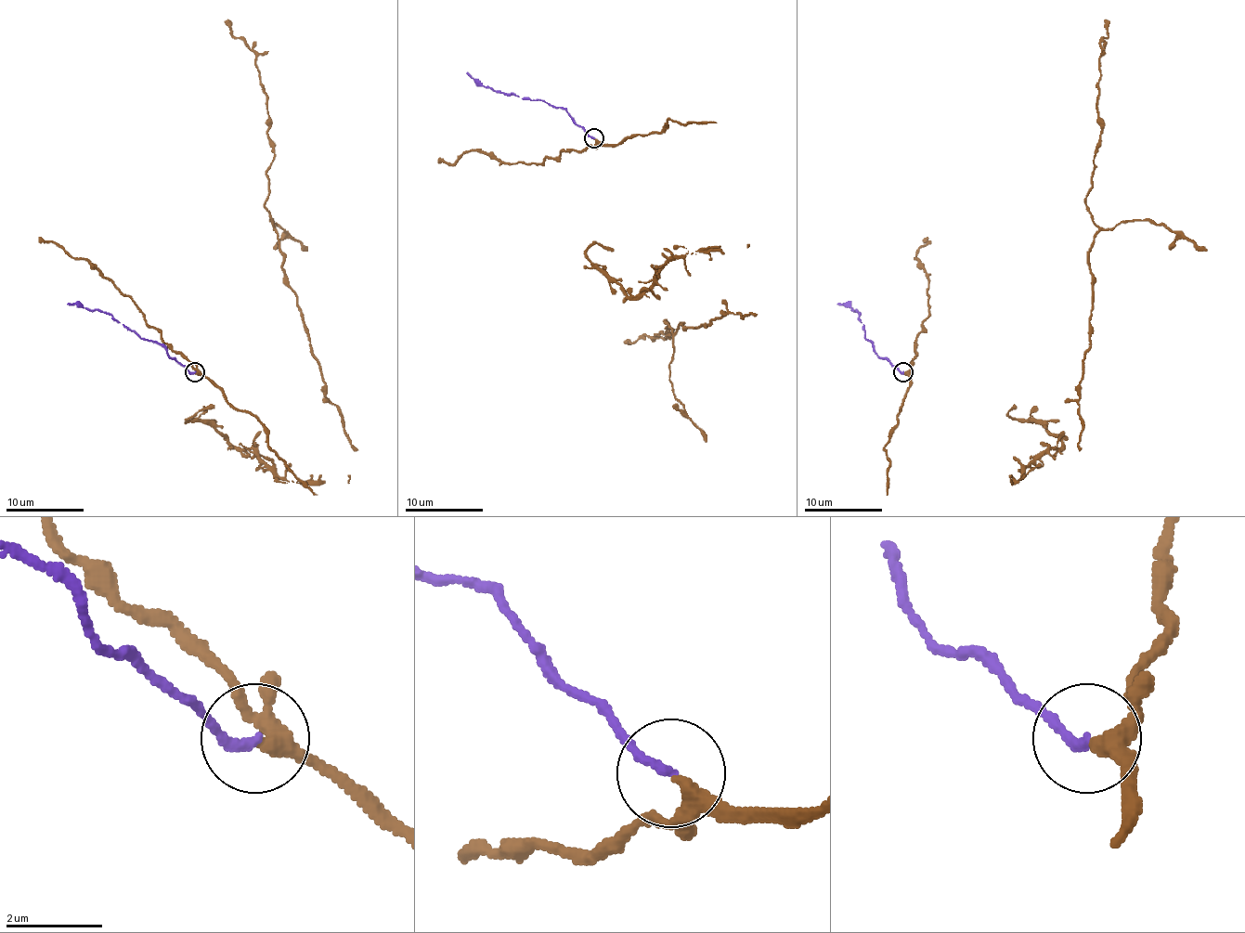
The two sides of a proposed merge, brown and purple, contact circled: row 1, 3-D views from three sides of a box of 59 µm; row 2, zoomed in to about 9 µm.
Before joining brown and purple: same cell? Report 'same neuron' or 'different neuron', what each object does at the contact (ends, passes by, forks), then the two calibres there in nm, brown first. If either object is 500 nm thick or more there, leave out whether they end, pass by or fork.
same neuron | brown passes by | purple ends | 280/190 nm

